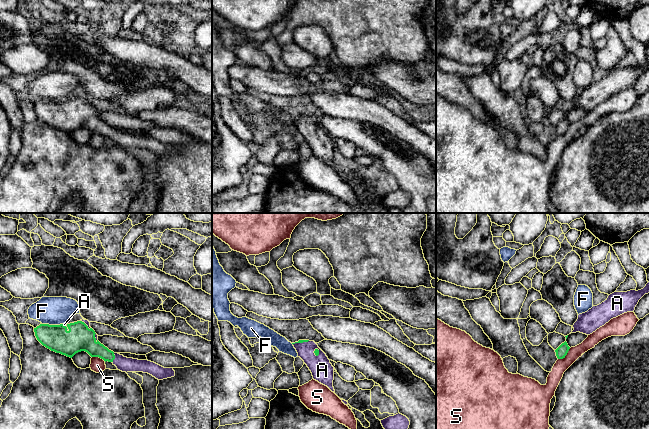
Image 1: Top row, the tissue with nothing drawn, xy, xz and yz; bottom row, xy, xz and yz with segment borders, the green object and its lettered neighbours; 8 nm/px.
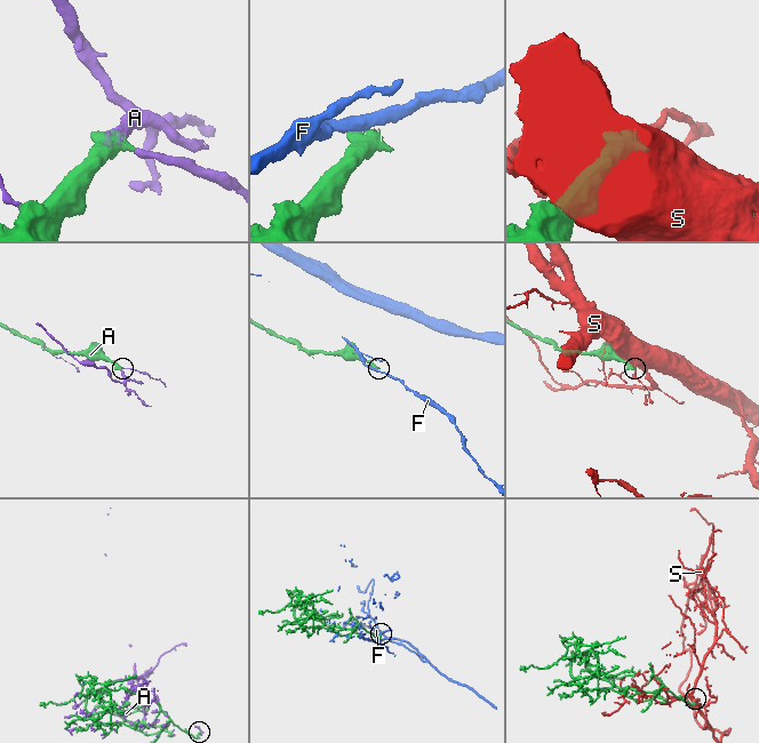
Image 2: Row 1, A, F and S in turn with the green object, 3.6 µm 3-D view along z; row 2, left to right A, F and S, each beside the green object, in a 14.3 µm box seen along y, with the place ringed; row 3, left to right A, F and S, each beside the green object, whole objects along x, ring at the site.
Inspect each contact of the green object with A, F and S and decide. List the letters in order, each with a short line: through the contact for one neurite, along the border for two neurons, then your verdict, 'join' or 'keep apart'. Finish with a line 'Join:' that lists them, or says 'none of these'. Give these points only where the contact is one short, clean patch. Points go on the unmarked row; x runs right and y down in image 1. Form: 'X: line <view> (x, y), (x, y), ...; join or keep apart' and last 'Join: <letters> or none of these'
A: join
F: keep apart
S: keep apart
Join: A

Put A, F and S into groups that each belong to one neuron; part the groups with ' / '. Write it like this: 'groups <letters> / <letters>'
groups A / F / S

